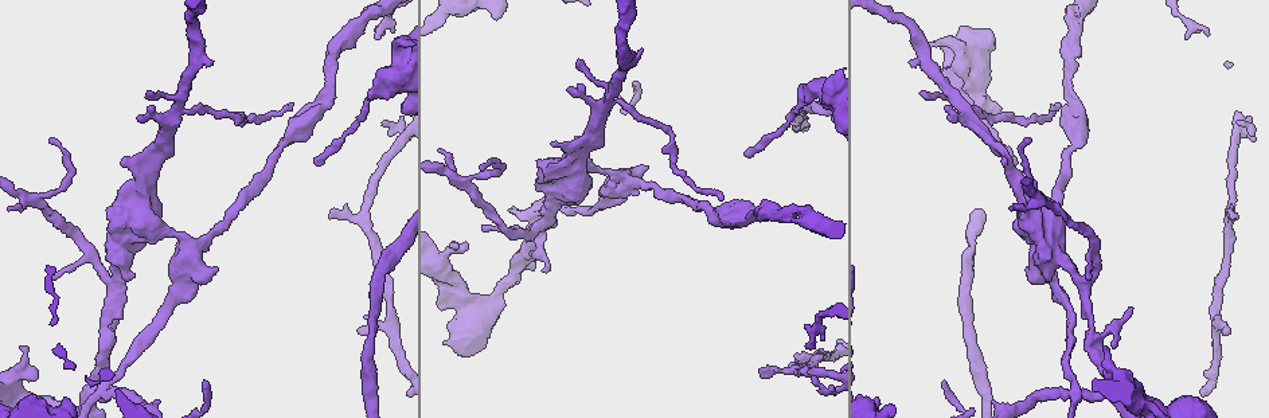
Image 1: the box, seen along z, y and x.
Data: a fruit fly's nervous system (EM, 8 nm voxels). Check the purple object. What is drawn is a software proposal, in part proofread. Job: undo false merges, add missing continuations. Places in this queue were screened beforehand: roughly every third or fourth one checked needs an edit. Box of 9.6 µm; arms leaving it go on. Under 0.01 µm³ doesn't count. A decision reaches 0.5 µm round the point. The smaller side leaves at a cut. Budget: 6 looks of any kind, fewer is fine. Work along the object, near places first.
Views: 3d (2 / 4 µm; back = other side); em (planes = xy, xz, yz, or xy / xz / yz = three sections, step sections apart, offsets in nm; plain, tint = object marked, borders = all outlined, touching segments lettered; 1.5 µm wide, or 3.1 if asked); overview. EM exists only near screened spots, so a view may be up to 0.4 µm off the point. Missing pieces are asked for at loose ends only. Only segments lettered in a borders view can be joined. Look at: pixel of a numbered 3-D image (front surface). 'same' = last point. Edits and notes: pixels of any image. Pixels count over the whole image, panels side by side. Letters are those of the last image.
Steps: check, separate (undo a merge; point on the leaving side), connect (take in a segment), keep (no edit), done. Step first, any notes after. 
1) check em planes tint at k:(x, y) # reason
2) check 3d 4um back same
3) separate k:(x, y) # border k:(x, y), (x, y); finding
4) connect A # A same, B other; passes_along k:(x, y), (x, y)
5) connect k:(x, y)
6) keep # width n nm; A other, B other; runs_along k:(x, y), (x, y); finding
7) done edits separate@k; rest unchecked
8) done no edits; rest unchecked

check em 3.1um xy step 16 tint at 1:(453, 251) # calibre changes

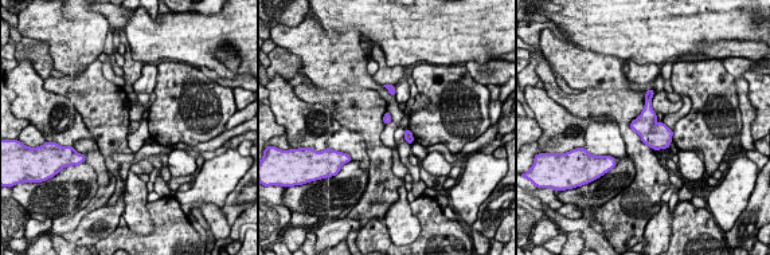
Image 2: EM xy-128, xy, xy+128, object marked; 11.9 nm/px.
check em 3.1um planes borders same # another direction

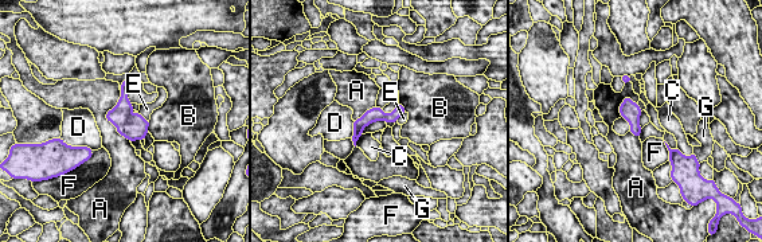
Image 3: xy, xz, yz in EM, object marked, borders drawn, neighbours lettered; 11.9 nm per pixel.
keep # A other, B other, C other, D other, E other, F other, G other; runs_along 3:(399, 109), (370, 116), (356, 133); continuous, no second neuron

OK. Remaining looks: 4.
check 3d 4um at 1:(104, 388) # a narrow waist

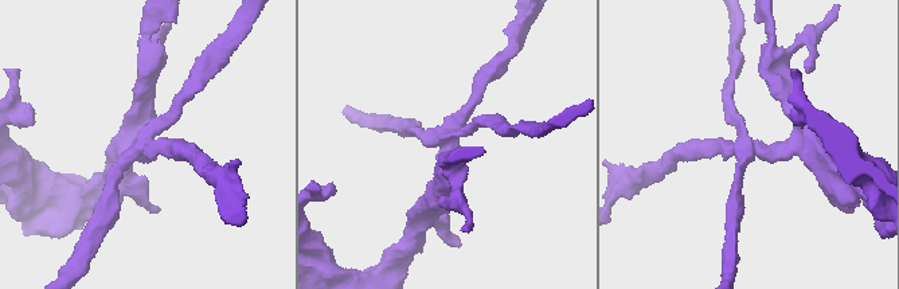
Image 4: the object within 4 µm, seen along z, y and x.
check em planes borders at 4:(144, 142)

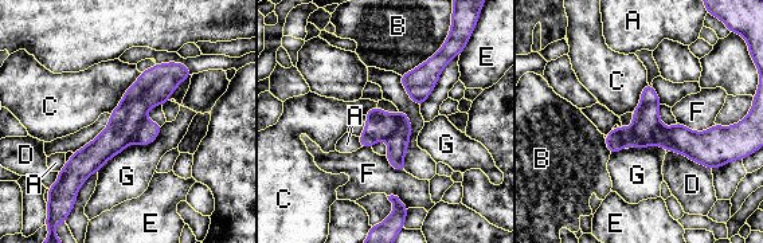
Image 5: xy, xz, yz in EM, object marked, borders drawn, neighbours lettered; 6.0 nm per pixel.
separate 5:(149, 90) # A other, B other, C other, D other, E other, F other, G other; border 5:(145, 117), (139, 122), (132, 141); a second neuron is stuck on

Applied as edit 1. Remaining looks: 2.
done edits separate@5; rest unchecked

